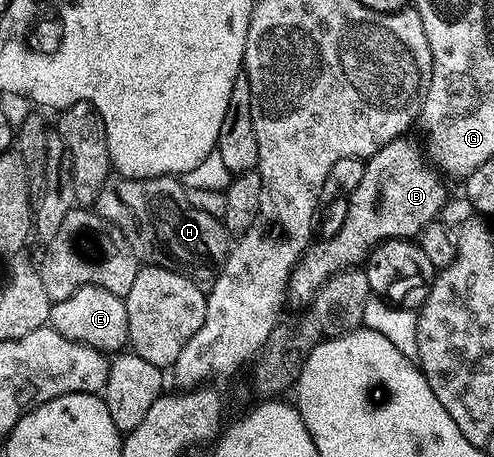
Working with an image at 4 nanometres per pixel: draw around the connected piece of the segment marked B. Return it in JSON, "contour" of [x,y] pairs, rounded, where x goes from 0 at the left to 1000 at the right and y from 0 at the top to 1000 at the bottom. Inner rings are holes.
{"contour":[[[826,302],[791,306],[771,328],[763,328],[739,357],[739,381],[706,431],[711,449],[694,473],[694,492],[680,503],[678,516],[664,525],[632,532],[613,556],[613,567],[597,580],[585,624],[585,648],[593,659],[636,656],[638,641],[666,606],[680,595],[692,595],[713,582],[727,582],[751,558],[751,549],[777,525],[814,525],[818,521],[840,521],[854,510],[858,499],[883,488],[891,479],[889,462],[905,446],[905,411],[897,405],[899,387],[856,344],[856,333]]]}

